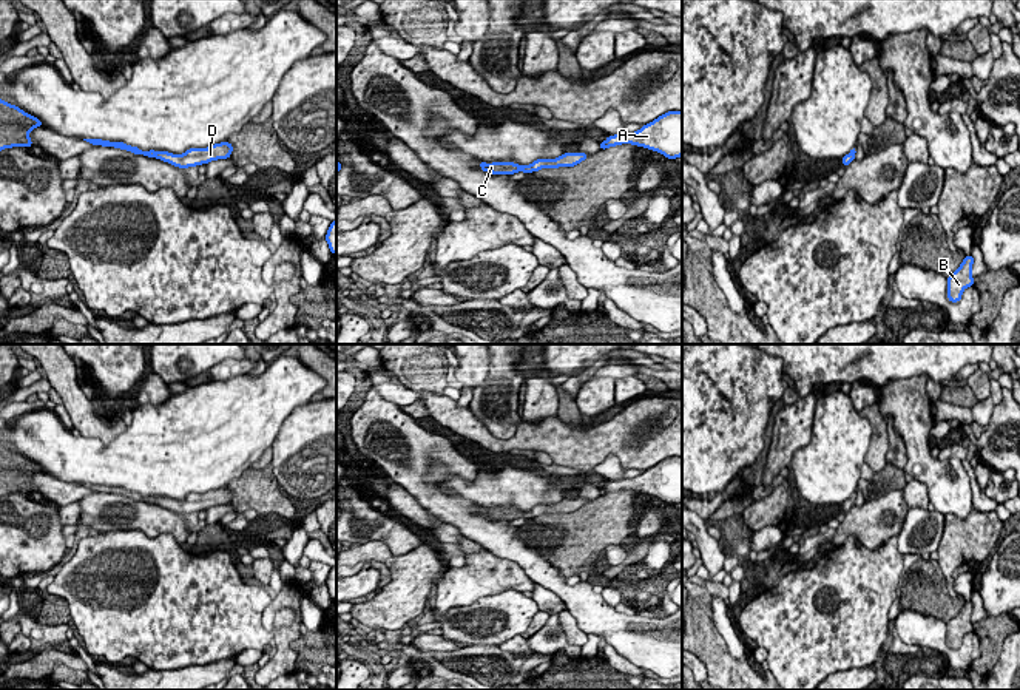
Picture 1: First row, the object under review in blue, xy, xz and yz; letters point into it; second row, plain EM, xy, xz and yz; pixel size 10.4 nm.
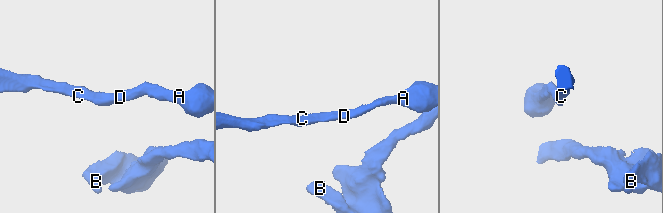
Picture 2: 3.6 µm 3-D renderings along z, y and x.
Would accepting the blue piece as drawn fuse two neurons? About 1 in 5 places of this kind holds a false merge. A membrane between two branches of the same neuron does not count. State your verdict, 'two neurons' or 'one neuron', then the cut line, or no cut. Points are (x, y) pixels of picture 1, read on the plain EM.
one neuron; no cut

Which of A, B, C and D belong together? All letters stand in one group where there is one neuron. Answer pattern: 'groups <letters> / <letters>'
groups A B C D

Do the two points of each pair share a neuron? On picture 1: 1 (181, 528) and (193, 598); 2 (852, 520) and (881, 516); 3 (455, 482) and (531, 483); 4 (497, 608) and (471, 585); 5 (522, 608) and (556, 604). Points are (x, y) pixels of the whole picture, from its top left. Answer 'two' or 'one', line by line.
1: two
2: one
3: one
4: two
5: two

